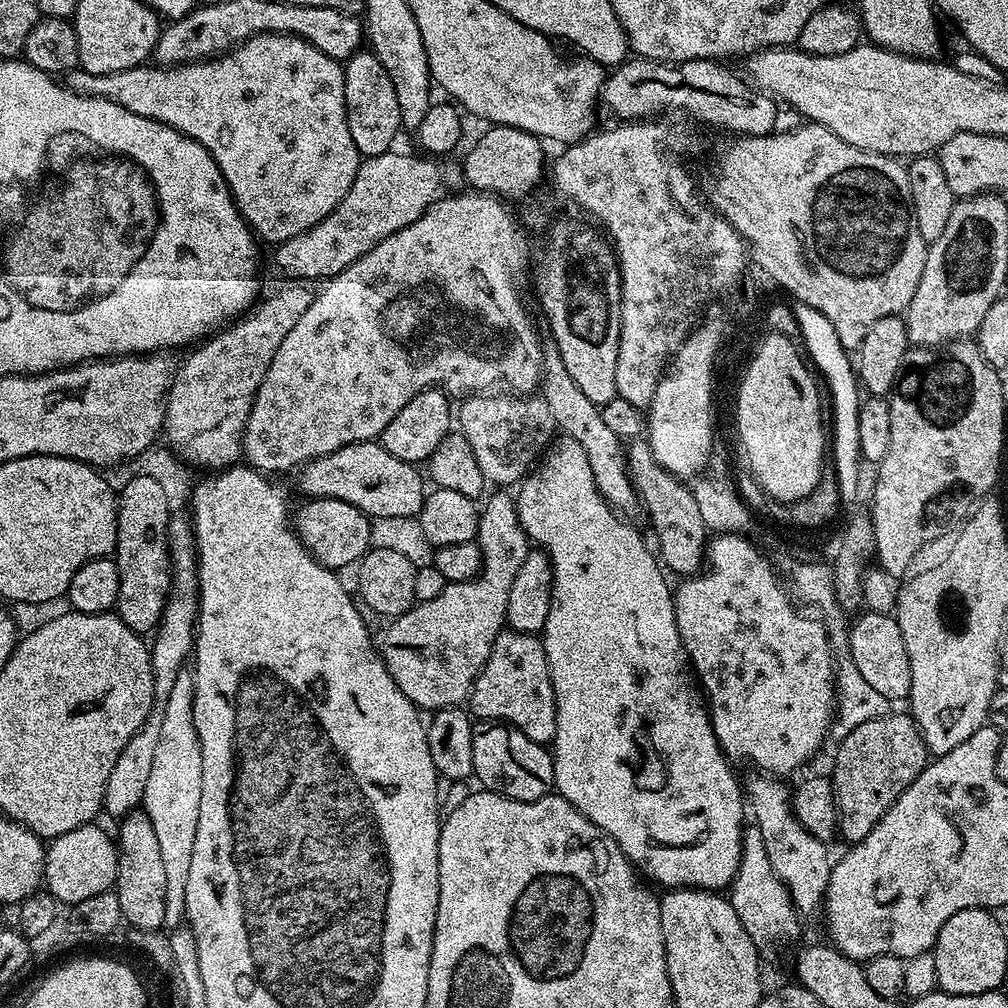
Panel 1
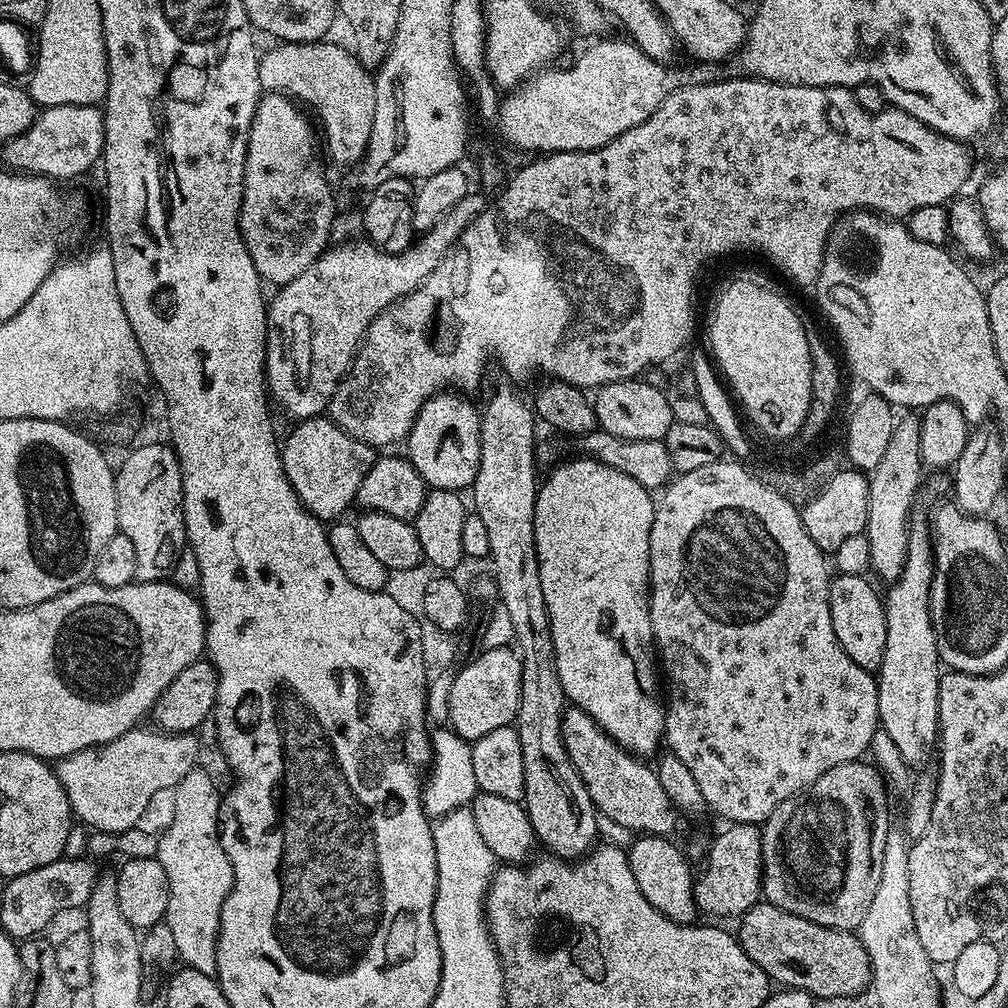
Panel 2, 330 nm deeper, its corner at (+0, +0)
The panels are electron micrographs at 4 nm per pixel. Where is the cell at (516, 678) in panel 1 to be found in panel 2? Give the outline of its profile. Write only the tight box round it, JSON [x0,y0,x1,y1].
[560,706,678,837]

